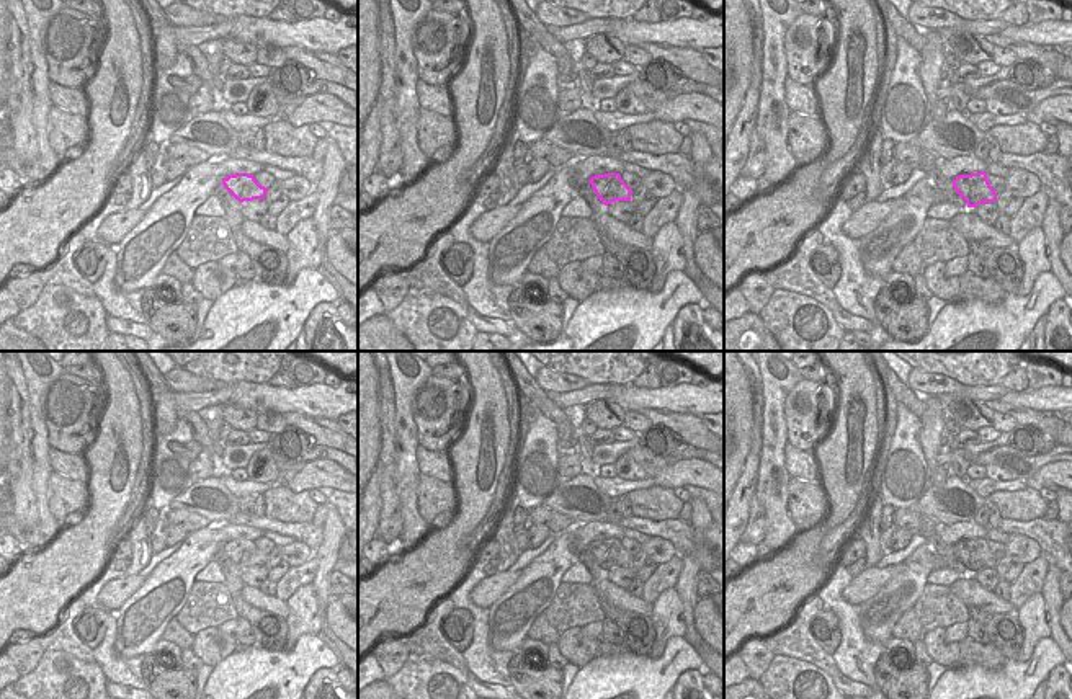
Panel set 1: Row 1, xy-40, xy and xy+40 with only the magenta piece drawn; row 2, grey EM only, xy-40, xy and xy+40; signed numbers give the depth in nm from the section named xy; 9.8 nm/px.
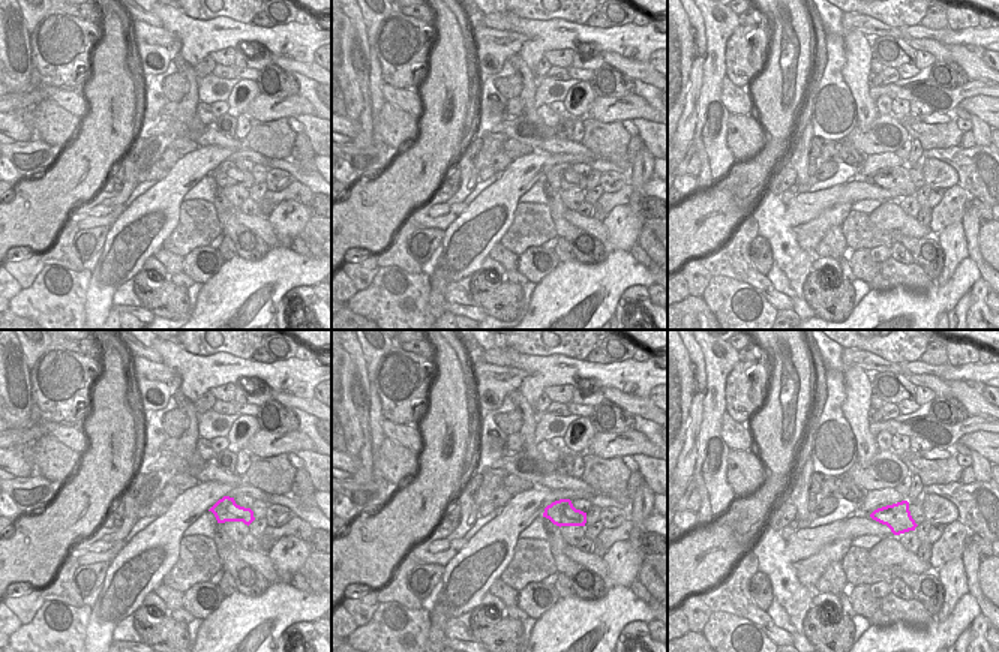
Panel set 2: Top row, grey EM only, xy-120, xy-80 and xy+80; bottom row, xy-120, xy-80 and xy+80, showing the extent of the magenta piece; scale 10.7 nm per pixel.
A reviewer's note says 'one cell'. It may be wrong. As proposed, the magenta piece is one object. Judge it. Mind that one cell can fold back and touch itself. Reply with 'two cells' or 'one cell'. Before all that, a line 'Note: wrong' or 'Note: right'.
Note: wrong
two cells

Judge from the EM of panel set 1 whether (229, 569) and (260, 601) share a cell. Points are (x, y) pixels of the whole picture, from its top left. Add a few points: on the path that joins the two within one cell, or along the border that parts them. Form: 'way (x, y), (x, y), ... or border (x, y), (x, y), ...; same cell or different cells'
border (241, 588), (241, 596), (245, 601), (272, 613); different cells

